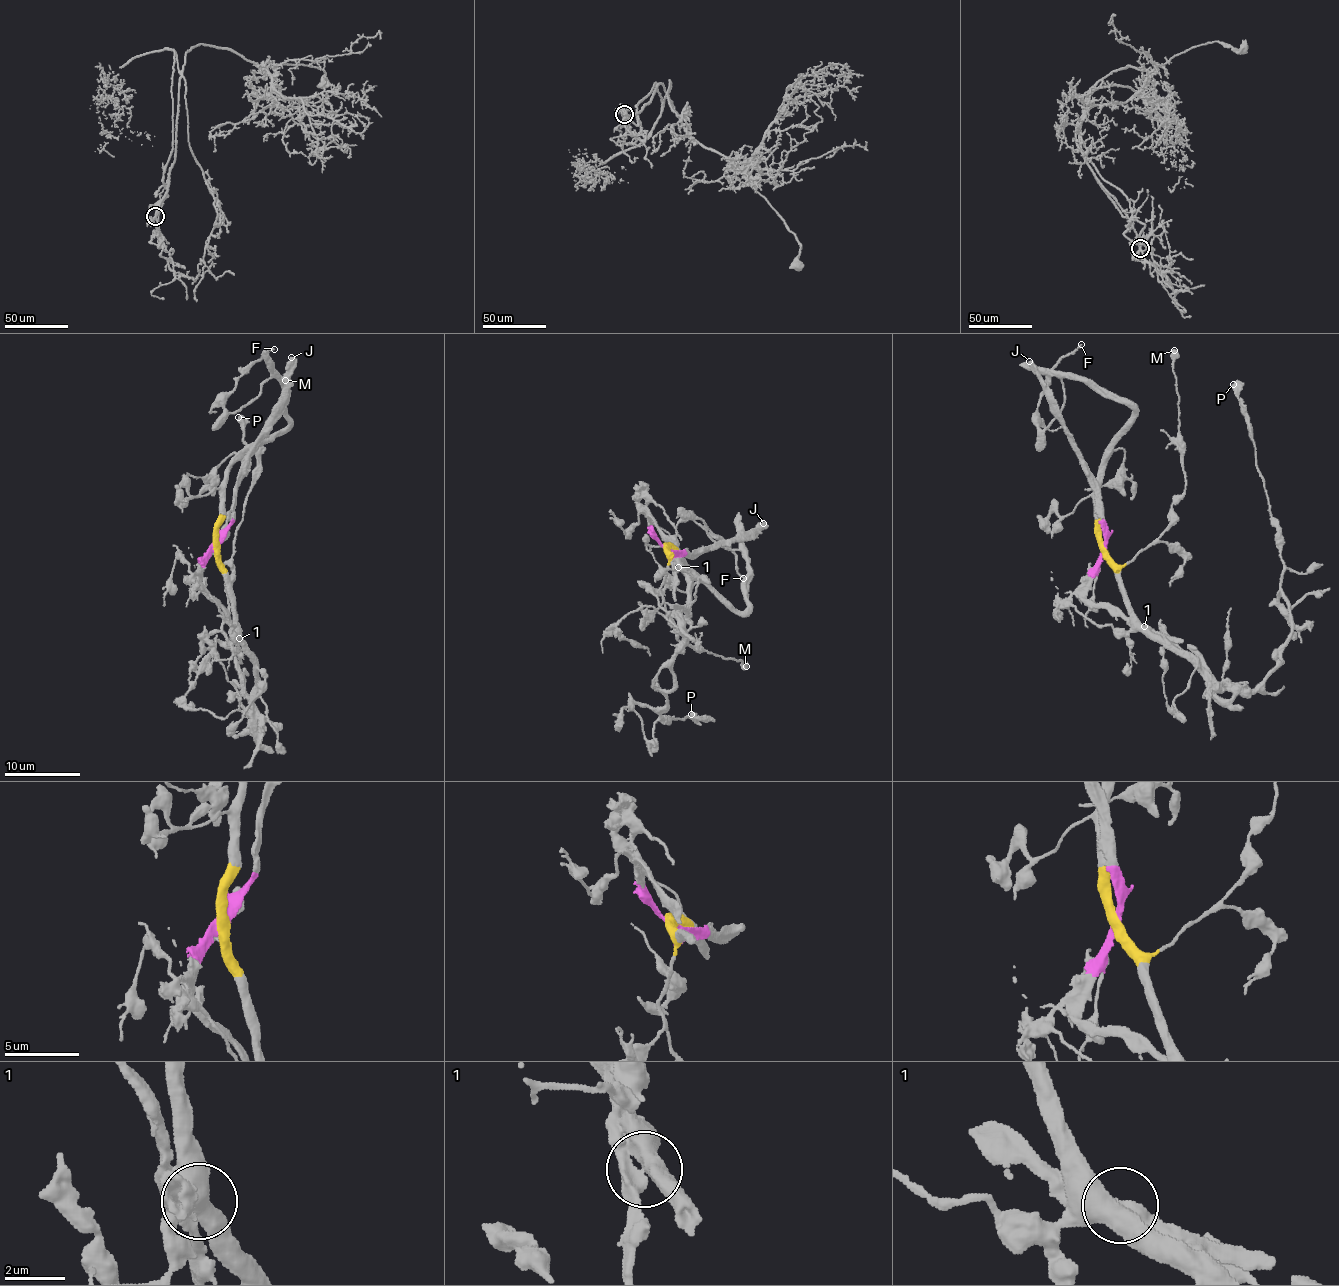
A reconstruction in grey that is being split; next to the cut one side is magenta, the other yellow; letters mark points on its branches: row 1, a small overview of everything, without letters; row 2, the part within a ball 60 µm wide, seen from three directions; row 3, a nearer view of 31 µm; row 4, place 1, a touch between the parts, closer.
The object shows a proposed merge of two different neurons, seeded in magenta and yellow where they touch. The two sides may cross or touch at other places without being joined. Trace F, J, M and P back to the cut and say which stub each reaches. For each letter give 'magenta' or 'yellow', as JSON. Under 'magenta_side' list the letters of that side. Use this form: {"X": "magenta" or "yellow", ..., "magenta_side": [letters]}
{"F": "yellow", "J": "magenta", "M": "yellow", "P": "yellow", "magenta_side": ["J"]}

